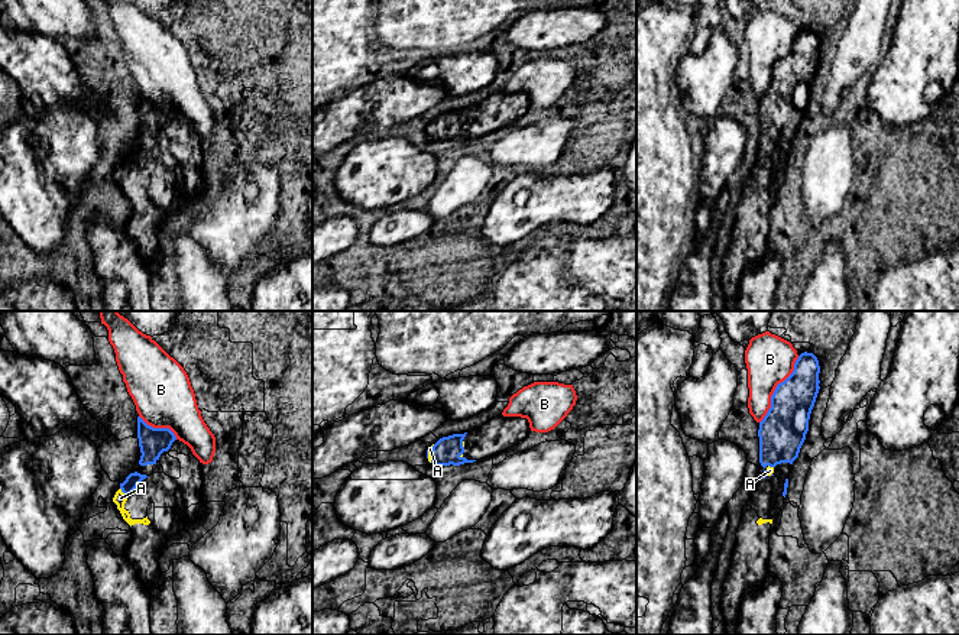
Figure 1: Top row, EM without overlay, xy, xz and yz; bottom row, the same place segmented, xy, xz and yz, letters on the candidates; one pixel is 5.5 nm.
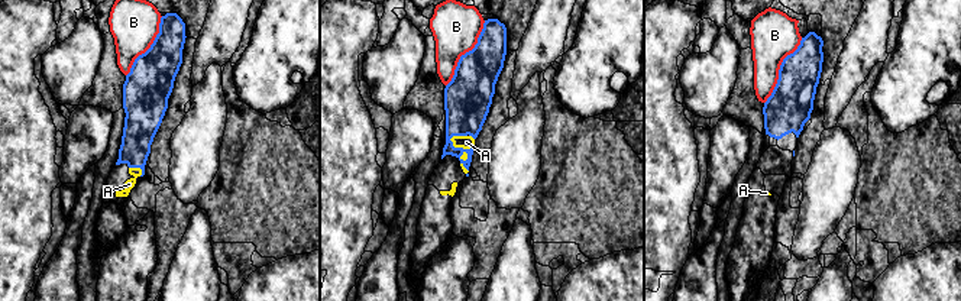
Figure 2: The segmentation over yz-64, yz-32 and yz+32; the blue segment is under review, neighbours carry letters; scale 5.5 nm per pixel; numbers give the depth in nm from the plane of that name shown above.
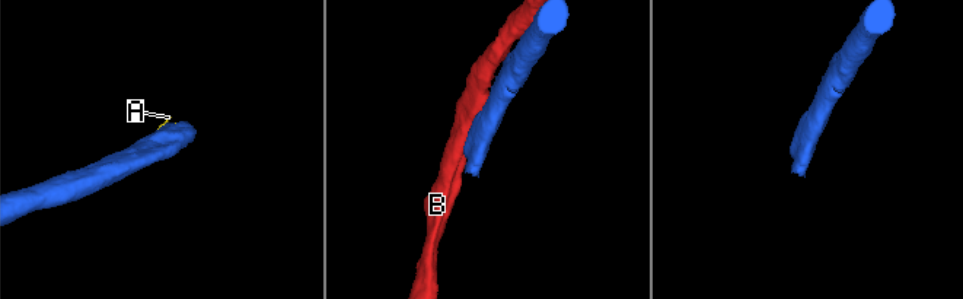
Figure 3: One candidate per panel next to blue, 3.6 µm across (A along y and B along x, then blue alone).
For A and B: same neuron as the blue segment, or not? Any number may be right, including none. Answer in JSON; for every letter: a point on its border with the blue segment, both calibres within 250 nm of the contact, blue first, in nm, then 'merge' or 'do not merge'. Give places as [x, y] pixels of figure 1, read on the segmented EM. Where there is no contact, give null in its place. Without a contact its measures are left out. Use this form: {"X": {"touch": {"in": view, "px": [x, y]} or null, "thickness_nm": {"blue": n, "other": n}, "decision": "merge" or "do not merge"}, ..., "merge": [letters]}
{"A": {"touch": {"in": "xy", "px": [123, 492]}, "thickness_nm": {"blue": 80, "other": 70}, "decision": "merge"}, "B": {"touch": {"in": "yz", "px": [776, 389]}, "thickness_nm": {"blue": 260, "other": 280}, "decision": "do not merge"}, "merge": ["A"]}

